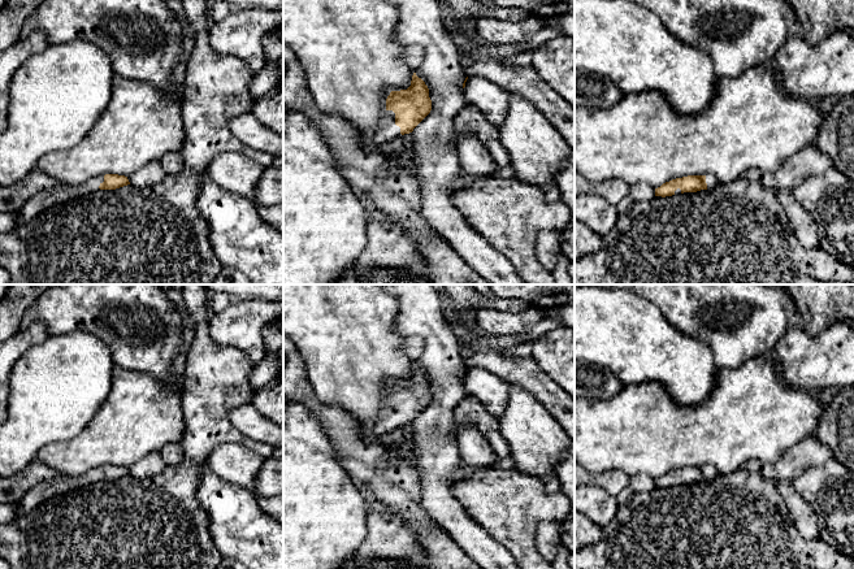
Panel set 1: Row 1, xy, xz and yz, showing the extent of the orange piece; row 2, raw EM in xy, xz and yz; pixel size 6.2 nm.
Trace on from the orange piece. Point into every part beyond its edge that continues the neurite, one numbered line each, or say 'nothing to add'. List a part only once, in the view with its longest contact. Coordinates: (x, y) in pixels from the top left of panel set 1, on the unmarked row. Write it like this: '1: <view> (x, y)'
1: xz (386, 421)

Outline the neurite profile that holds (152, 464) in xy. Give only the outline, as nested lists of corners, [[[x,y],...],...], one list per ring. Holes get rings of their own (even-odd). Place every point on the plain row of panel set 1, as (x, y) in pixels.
[[[151,452],[130,465],[127,470],[135,478],[149,478],[160,474],[166,466],[160,452]]]

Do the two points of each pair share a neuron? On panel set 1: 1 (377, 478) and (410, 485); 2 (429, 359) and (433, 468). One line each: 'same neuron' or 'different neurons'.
1: same neuron
2: same neuron

